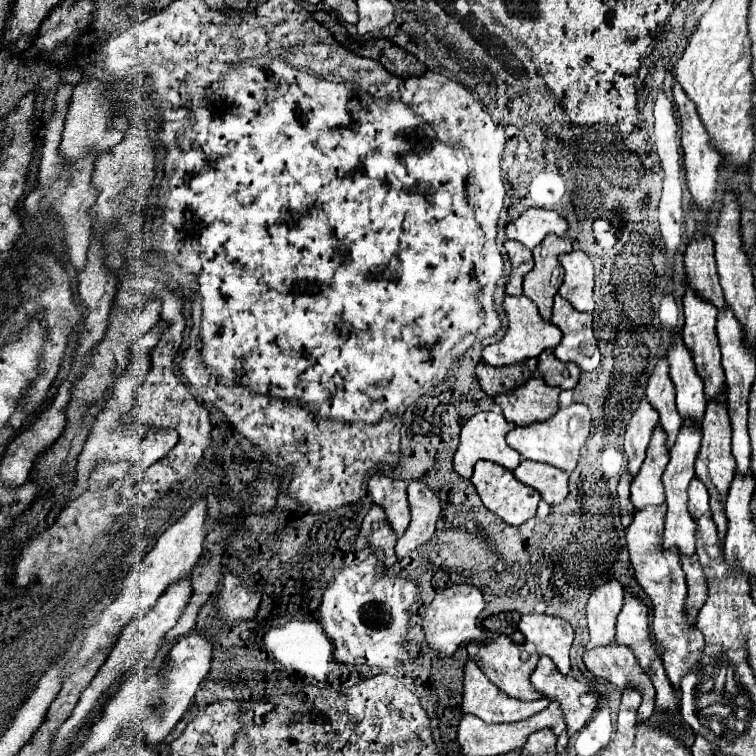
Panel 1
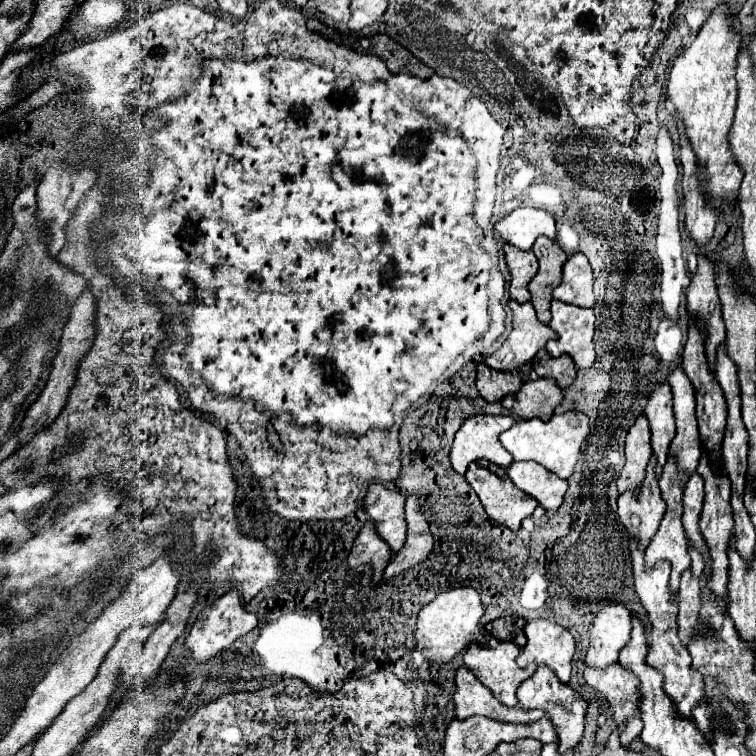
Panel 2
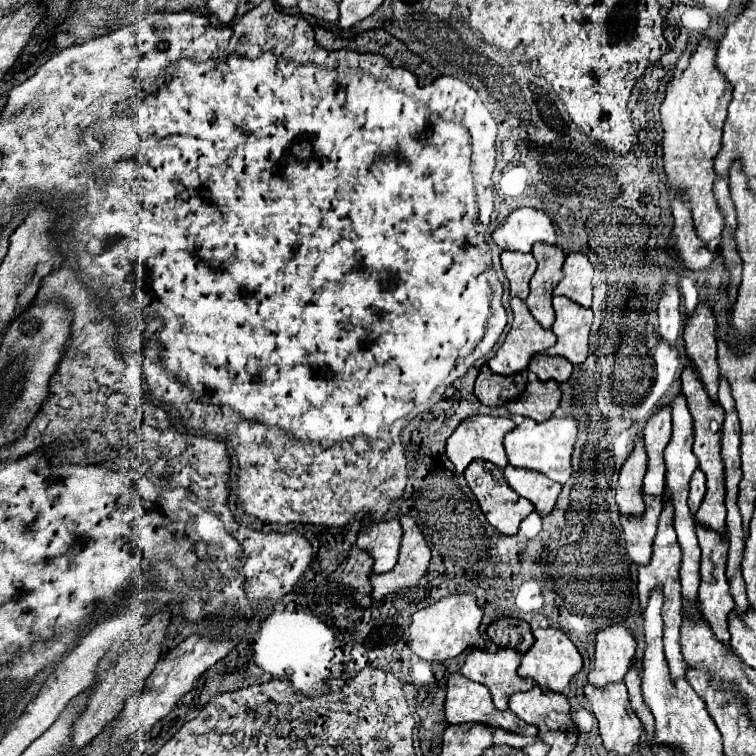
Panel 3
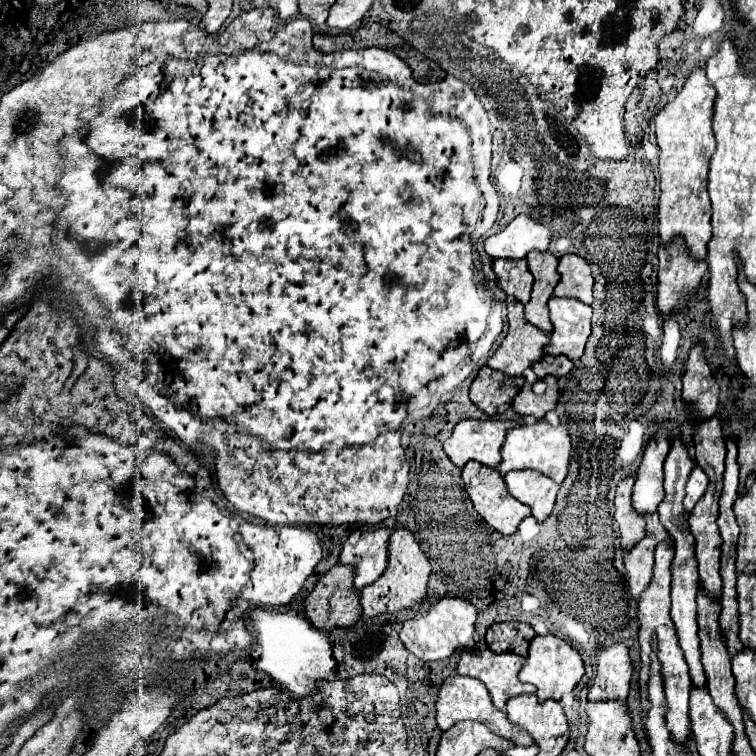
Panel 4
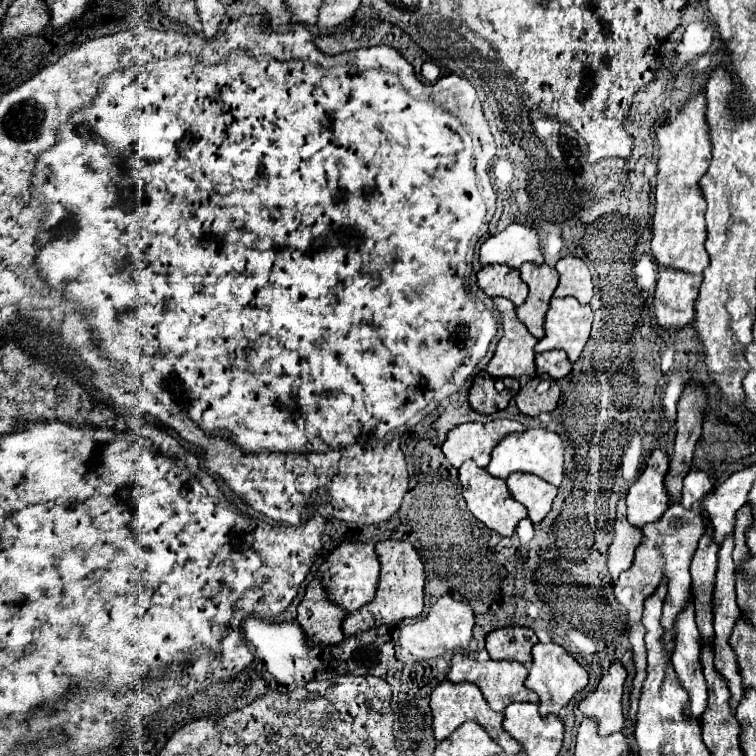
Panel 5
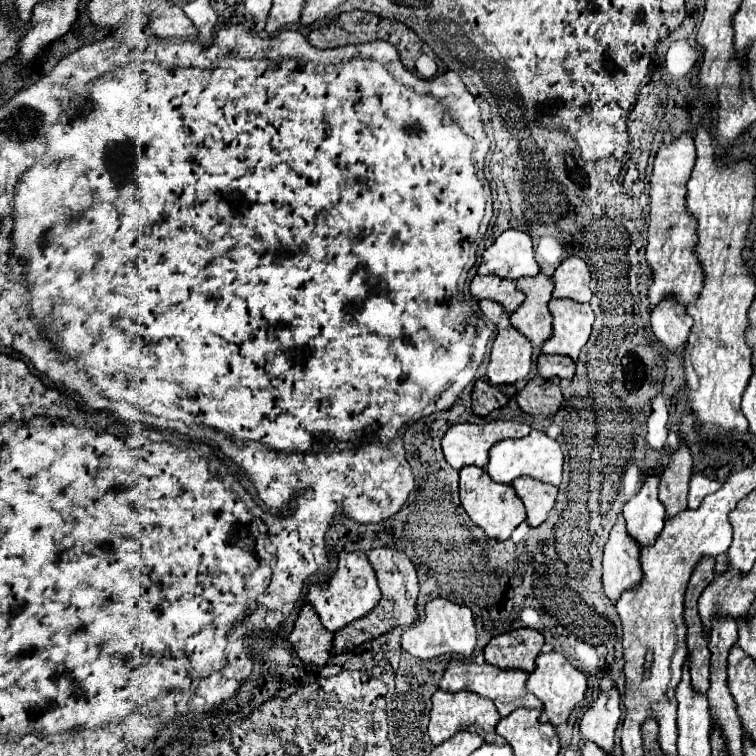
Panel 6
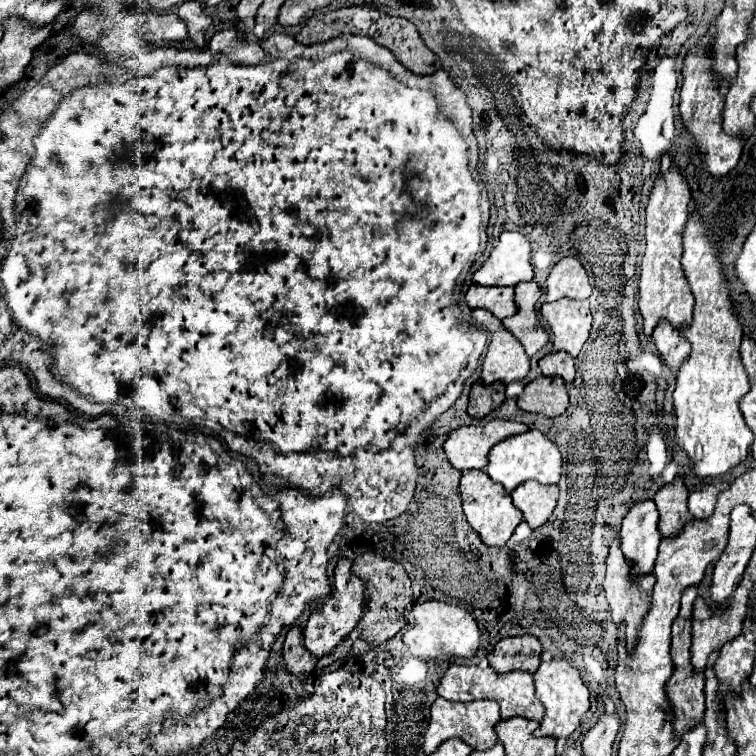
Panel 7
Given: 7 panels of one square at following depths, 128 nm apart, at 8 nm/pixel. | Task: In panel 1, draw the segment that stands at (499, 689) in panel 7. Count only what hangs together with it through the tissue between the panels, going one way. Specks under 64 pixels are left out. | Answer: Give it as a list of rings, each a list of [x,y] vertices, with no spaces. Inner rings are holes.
[[[500,636],[496,642],[490,642],[490,644],[468,644],[468,656],[476,664],[480,664],[480,670],[488,674],[488,680],[492,680],[492,684],[496,684],[504,694],[516,700],[538,700],[540,694],[530,684],[530,674],[538,664],[538,656],[534,654],[528,662],[522,662],[520,648],[508,636]]]

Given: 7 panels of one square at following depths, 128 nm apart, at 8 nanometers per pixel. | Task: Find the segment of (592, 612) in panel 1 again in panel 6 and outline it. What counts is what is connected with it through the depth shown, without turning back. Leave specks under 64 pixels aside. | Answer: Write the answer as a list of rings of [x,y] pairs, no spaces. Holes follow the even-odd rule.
[[[616,688],[602,692],[594,706],[582,716],[580,732],[588,742],[598,744],[604,752],[610,752],[614,746],[614,732],[620,720],[620,696]]]

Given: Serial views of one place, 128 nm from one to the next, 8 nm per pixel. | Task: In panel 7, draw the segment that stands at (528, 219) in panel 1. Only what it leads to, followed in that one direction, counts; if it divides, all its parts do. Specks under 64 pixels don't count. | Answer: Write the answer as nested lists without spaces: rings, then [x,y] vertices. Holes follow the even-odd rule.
[[[502,232],[498,246],[490,252],[490,258],[482,264],[480,270],[474,272],[472,282],[480,286],[516,286],[520,282],[532,280],[532,266],[530,266],[530,244],[520,232]]]

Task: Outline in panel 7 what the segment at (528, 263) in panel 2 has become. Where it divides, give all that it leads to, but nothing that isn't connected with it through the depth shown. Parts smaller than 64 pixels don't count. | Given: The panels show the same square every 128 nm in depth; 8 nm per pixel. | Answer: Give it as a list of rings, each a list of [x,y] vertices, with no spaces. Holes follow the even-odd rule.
[[[472,284],[464,296],[466,304],[470,310],[484,308],[492,312],[496,318],[504,320],[508,316],[514,316],[516,306],[514,306],[514,288],[488,288],[488,286],[476,286]]]

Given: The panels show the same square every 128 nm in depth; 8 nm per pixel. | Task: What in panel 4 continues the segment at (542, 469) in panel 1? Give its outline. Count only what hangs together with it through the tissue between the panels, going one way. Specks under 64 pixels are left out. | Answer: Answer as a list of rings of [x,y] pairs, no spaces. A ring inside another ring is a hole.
[[[514,470],[504,476],[504,482],[516,500],[530,506],[532,516],[538,522],[552,512],[560,486],[548,476],[534,470]]]

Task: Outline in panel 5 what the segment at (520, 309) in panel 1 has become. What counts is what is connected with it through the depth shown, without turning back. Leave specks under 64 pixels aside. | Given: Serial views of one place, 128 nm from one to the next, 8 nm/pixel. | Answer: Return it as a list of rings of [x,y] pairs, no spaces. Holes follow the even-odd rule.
[[[496,298],[494,304],[500,312],[504,334],[496,344],[496,352],[486,366],[486,372],[492,378],[516,380],[520,380],[522,376],[536,376],[534,346],[538,340],[532,334],[528,334],[526,326],[516,318],[516,306],[510,300]]]

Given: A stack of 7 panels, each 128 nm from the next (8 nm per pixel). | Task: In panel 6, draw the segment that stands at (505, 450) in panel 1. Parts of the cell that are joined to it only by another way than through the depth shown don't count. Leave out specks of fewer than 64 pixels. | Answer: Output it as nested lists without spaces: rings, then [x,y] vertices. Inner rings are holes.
[[[492,420],[488,424],[456,424],[450,426],[442,438],[446,462],[460,470],[468,464],[484,468],[488,464],[488,450],[492,444],[506,438],[524,438],[530,426],[514,420]]]

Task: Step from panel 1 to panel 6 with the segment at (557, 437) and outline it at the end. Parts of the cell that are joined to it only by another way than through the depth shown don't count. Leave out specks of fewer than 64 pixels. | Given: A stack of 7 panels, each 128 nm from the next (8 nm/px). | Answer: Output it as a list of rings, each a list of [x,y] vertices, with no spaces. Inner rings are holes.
[[[532,430],[524,438],[518,438],[518,440],[508,438],[508,440],[494,444],[490,450],[490,462],[486,464],[486,472],[490,474],[494,482],[502,482],[502,484],[512,484],[512,480],[520,476],[530,476],[534,480],[558,486],[560,476],[562,476],[562,464],[564,464],[564,456],[562,456],[558,442],[548,438],[540,430]]]

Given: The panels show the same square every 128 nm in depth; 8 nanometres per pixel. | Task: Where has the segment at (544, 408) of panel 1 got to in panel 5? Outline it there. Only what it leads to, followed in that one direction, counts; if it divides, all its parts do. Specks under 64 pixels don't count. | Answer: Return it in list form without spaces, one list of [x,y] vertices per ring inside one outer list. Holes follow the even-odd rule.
[[[536,376],[532,378],[526,386],[520,388],[520,392],[516,394],[516,404],[520,408],[522,414],[528,414],[528,416],[538,416],[542,412],[552,412],[558,404],[558,398],[560,398],[560,388],[558,384],[552,380],[550,388],[544,392],[544,394],[536,394],[536,386],[542,378]]]

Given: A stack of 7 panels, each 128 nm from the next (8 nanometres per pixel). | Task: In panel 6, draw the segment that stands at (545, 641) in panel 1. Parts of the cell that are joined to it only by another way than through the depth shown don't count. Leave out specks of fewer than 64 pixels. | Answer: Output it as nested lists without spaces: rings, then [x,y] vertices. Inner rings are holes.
[[[550,652],[550,654],[540,654],[536,658],[536,670],[530,674],[526,688],[542,700],[544,710],[540,714],[540,722],[550,722],[552,726],[566,724],[572,710],[584,700],[586,696],[586,676],[576,670],[562,654]]]

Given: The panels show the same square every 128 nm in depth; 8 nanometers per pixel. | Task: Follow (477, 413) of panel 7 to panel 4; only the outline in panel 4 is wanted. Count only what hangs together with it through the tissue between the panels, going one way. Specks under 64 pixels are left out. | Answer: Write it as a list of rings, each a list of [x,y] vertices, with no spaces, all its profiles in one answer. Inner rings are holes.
[[[488,366],[480,368],[476,380],[470,386],[470,400],[486,414],[502,414],[512,404],[514,396],[520,392],[524,378],[508,378]]]

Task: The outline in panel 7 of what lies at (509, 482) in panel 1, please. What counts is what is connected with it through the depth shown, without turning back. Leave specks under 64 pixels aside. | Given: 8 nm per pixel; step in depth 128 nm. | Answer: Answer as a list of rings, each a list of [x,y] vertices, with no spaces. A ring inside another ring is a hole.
[[[470,470],[462,474],[460,480],[460,498],[462,508],[468,518],[468,524],[478,532],[486,546],[504,546],[512,536],[514,528],[522,522],[522,512],[512,504],[510,496],[504,492],[500,484],[496,484],[486,472]]]

